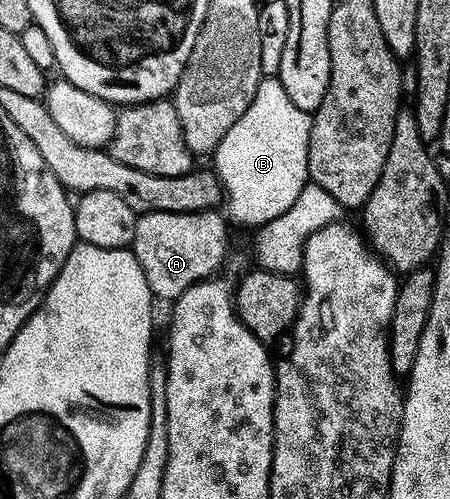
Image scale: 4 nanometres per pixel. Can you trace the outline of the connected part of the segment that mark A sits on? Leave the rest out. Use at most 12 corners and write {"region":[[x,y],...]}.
{"region":[[218,211],[144,212],[133,251],[174,302],[227,256]]}

